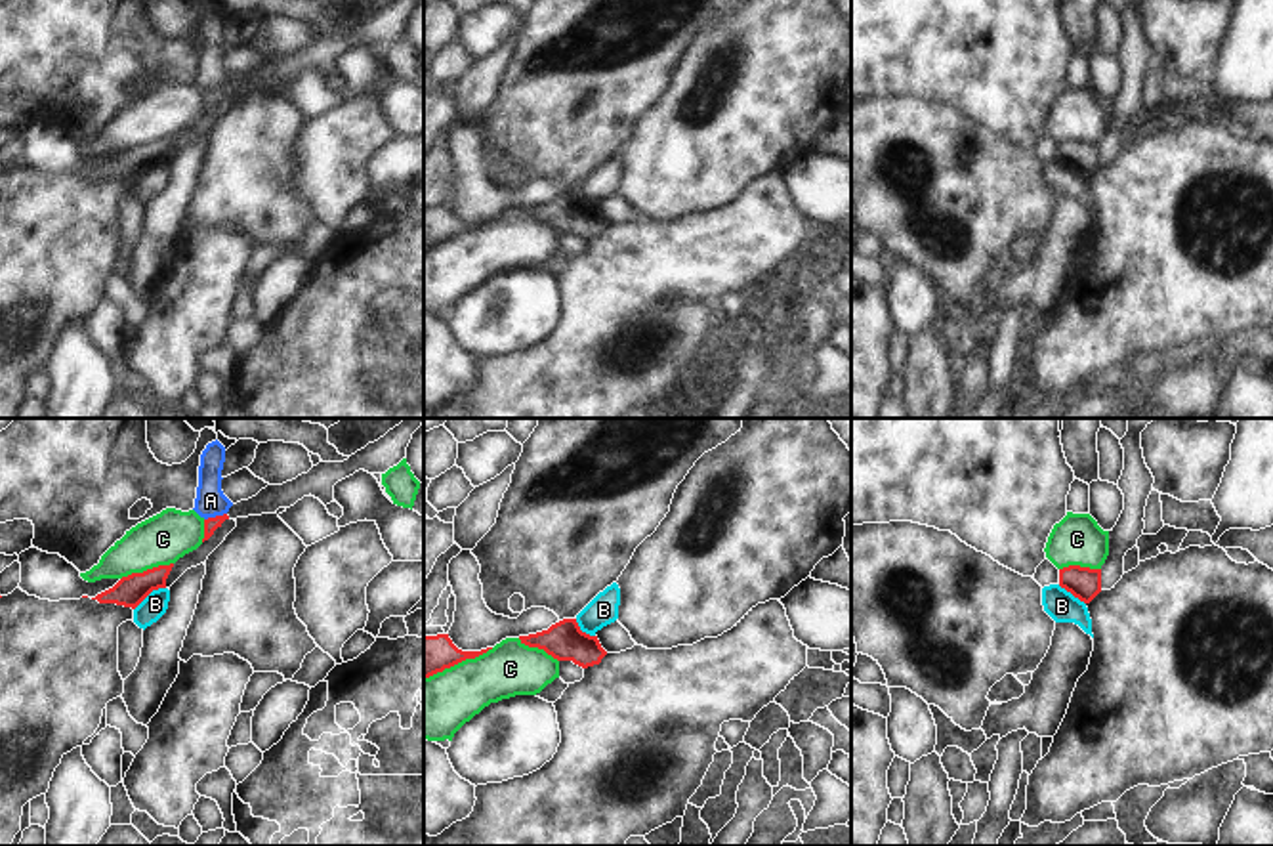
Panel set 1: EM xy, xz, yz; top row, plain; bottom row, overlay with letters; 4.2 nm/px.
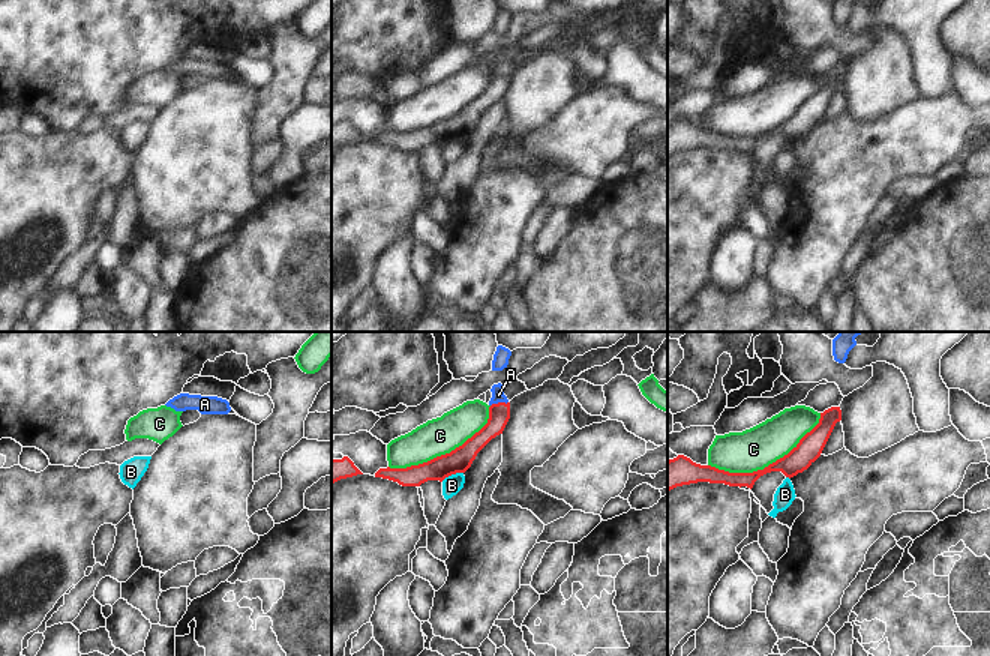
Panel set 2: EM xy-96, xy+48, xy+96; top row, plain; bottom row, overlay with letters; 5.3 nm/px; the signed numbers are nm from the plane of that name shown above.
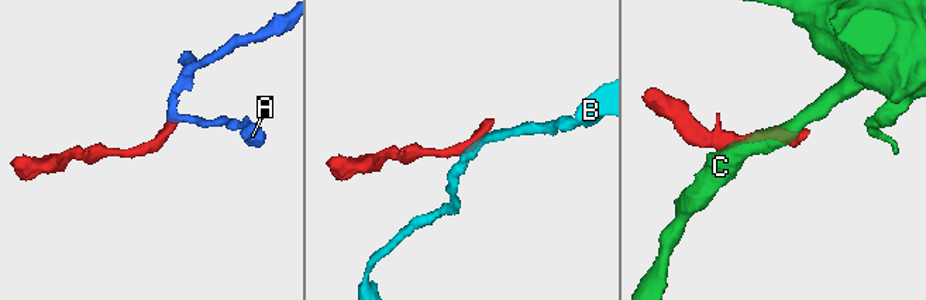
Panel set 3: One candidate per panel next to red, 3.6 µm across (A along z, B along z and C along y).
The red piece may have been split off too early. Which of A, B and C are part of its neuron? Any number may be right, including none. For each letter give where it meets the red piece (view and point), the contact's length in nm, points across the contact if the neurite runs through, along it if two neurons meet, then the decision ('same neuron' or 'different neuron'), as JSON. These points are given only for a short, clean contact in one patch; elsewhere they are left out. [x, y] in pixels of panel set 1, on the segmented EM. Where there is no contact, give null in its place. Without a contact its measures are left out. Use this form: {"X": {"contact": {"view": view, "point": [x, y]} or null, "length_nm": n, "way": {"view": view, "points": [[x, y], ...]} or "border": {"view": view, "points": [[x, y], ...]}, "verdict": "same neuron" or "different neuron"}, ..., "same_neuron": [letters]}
{"A": {"contact": {"view": "xy", "point": [214, 518]}, "length_nm": 100, "border": {"view": "xy", "points": [[226, 512], [205, 520]]}, "verdict": "different neuron"}, "B": {"contact": {"view": "xy", "point": [149, 592]}, "length_nm": 170, "border": {"view": "xy", "points": [[165, 587], [155, 589], [134, 610]]}, "verdict": "different neuron"}, "C": {"contact": {"view": "xz", "point": [459, 661]}, "length_nm": 320, "verdict": "different neuron"}, "same_neuron": []}

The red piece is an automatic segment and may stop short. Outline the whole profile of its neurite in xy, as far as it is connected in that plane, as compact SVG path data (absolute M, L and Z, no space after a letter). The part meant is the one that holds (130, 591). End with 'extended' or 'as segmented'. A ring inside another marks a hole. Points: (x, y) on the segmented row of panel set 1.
M174 563L158 565L143 573L122 577L113 588L97 594L92 600L136 609L153 590L166 588L166 579L172 567Z; as segmented

